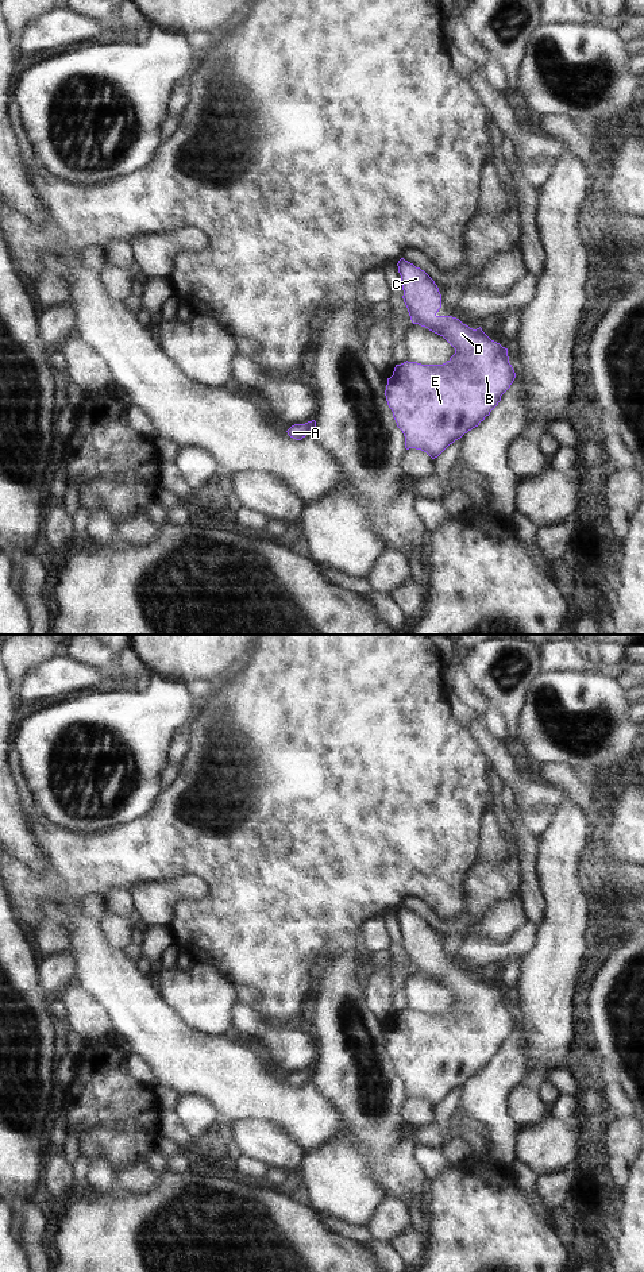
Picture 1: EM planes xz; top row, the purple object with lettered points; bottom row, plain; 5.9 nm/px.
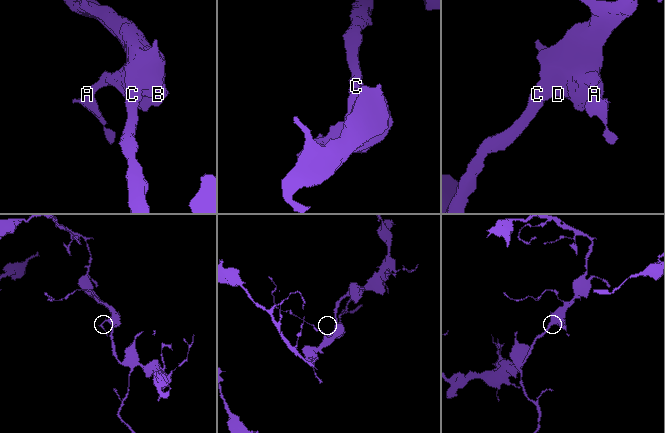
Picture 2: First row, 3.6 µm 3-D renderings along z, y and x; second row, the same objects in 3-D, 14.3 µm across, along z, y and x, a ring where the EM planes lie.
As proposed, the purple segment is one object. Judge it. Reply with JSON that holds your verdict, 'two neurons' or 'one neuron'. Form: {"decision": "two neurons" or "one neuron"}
{"decision": "one neuron"}

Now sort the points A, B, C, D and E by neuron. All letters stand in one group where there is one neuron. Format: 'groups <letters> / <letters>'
groups A B C D E

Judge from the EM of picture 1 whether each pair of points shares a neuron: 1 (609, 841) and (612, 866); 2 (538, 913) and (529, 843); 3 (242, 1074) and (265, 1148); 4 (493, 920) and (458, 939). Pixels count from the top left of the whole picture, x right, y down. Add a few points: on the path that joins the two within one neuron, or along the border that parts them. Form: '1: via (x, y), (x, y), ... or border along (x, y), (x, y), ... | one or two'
1: border along (597, 852), (629, 863) | two
2: via (531, 895), (528, 860) | one
3: border along (226, 1121), (265, 1118), (273, 1121), (284, 1132) | two
4: via (485, 928), (466, 935) | one

